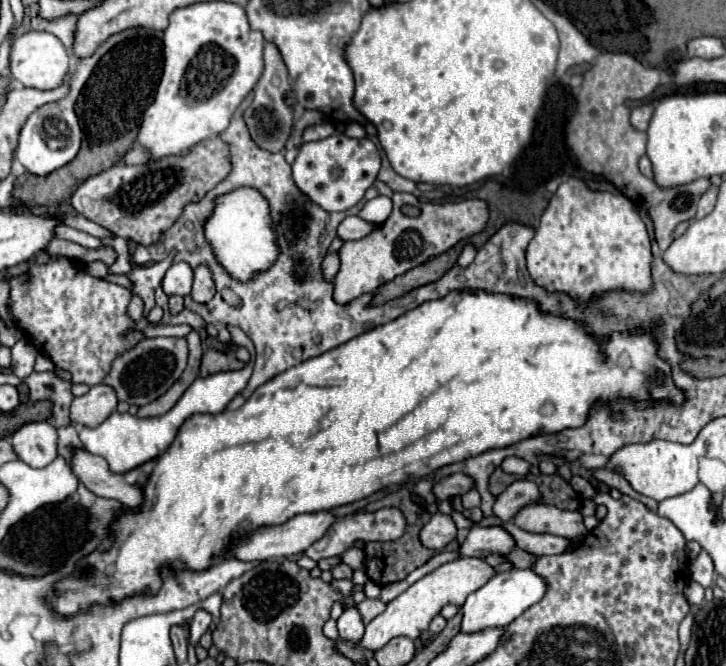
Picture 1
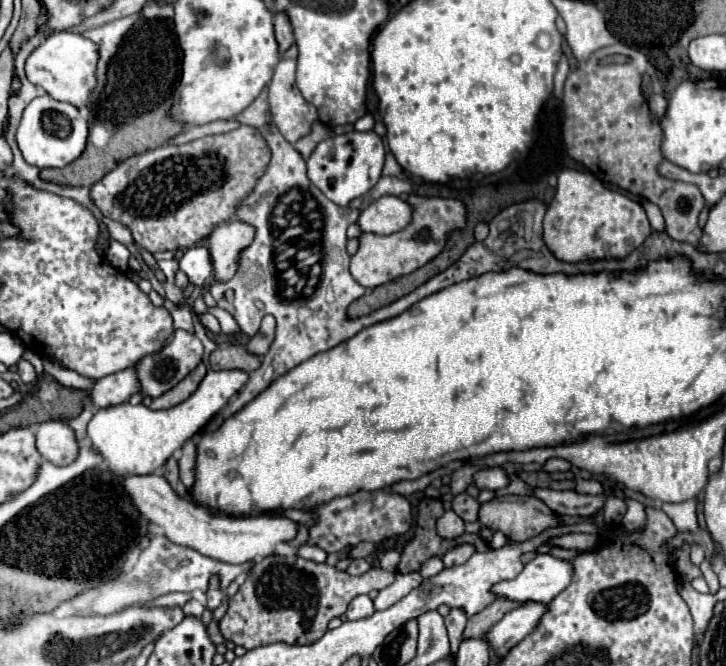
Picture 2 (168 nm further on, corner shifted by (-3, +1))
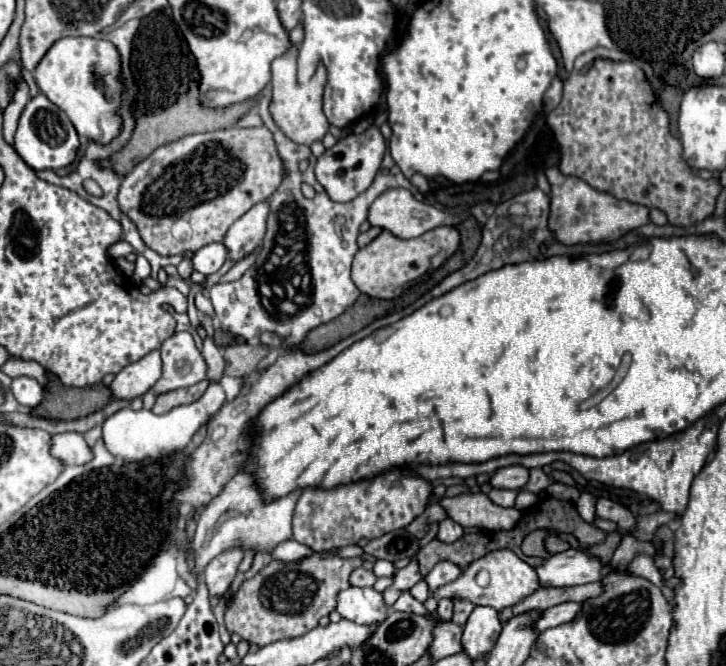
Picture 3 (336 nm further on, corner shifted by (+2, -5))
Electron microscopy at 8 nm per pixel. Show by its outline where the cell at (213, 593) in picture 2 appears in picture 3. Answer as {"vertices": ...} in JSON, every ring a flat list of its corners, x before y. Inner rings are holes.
{"vertices":[[230,550,230,552,222,552,206,566,204,580,206,580,210,596,222,598,226,594,226,590,230,588,234,576,236,576,236,568,238,568,240,560,242,560,242,552]]}

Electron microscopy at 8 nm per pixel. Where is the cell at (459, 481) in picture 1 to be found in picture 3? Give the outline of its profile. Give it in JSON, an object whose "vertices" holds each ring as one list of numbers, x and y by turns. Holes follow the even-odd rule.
{"vertices":[[506,466,498,468,490,476,490,486,492,488,506,488,506,490,520,490,528,482,528,470,524,466]]}

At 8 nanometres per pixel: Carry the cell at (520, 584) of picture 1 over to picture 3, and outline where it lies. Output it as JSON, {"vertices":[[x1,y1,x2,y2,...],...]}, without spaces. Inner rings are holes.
{"vertices":[[570,548,536,566,536,576,542,588,566,588,596,582,610,568,610,564]]}

